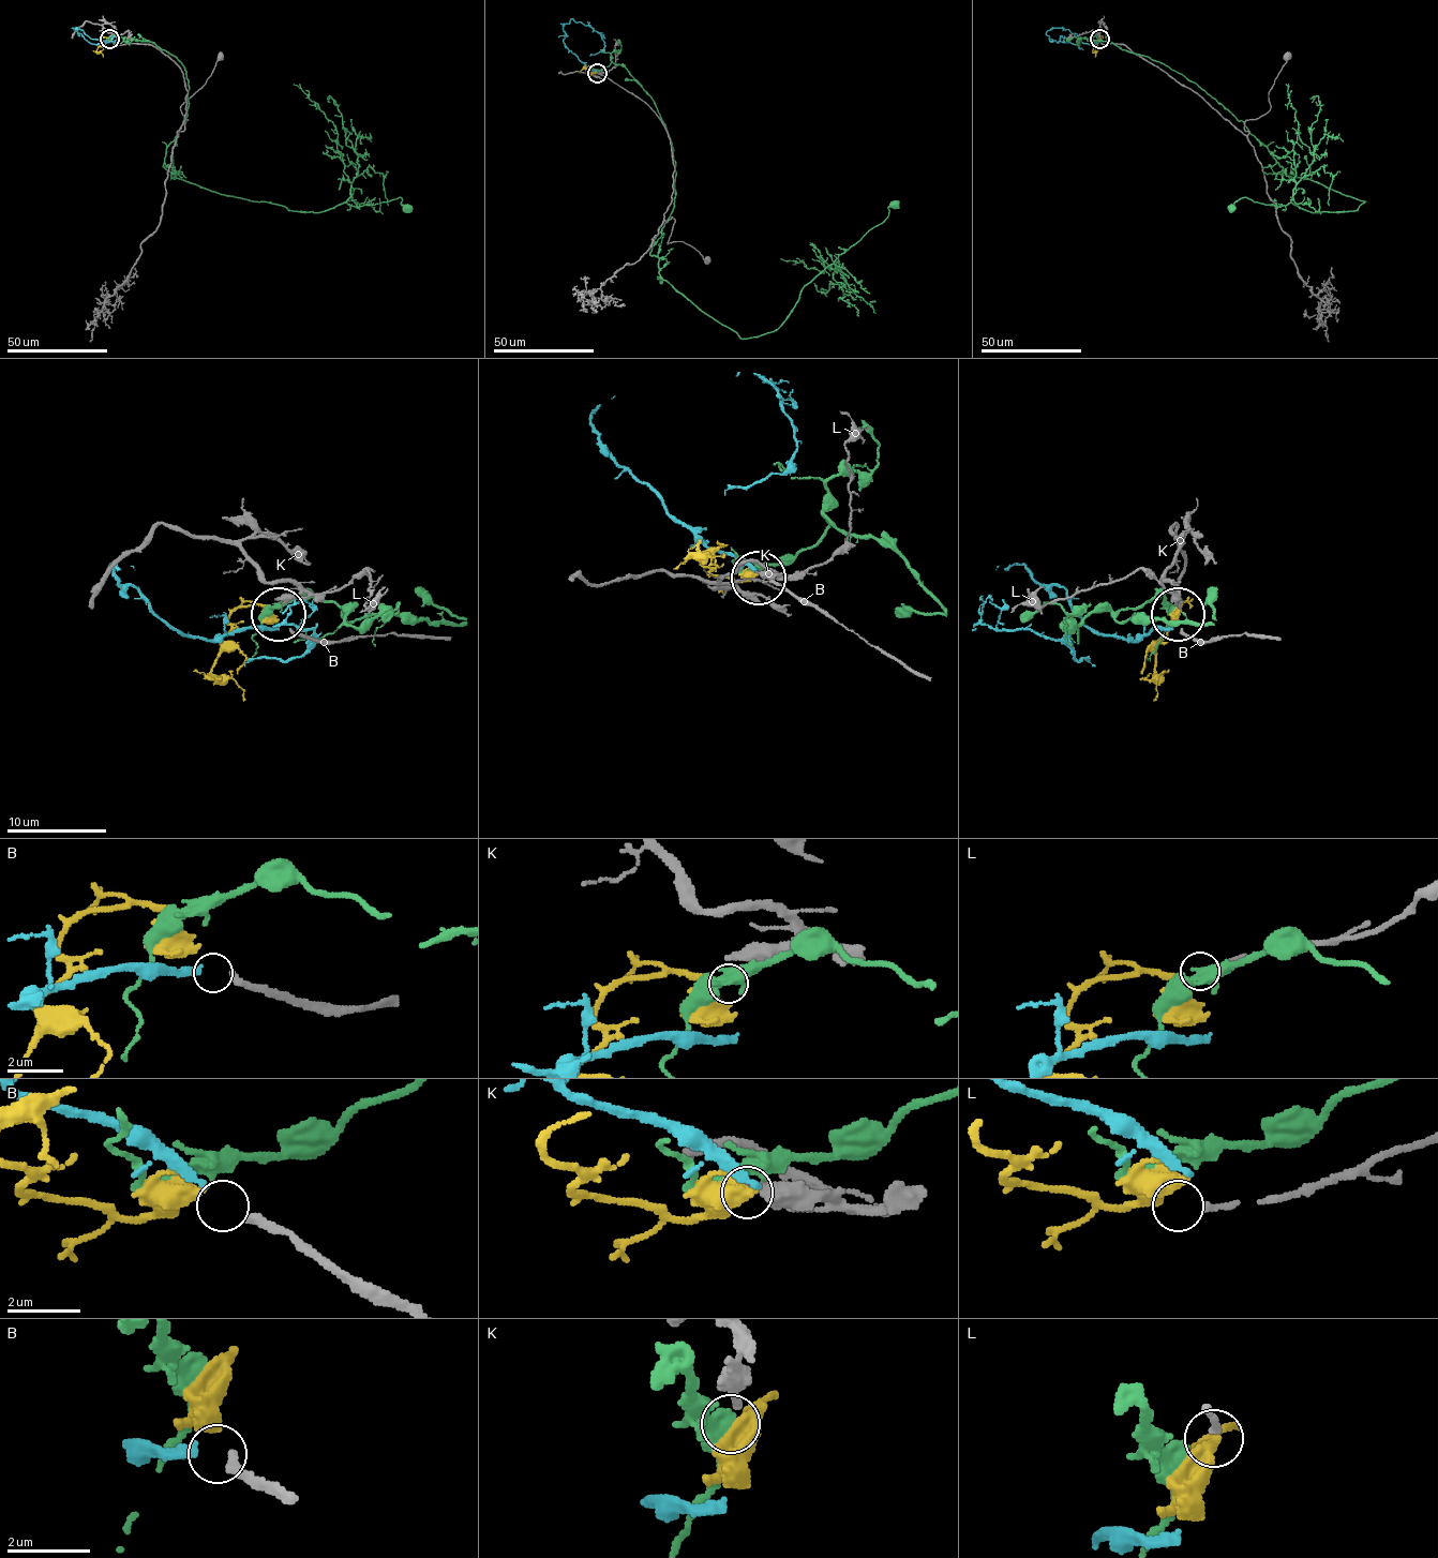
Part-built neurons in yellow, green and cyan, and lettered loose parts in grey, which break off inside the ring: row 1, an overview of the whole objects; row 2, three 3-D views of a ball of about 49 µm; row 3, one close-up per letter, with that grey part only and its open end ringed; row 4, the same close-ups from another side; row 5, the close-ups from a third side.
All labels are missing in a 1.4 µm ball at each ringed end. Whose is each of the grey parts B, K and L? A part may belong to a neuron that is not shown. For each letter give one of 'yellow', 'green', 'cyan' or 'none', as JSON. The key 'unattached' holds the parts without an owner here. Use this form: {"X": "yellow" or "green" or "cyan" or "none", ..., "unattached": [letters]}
{"B": "cyan", "K": "yellow", "L": "none", "unattached": ["L"]}

